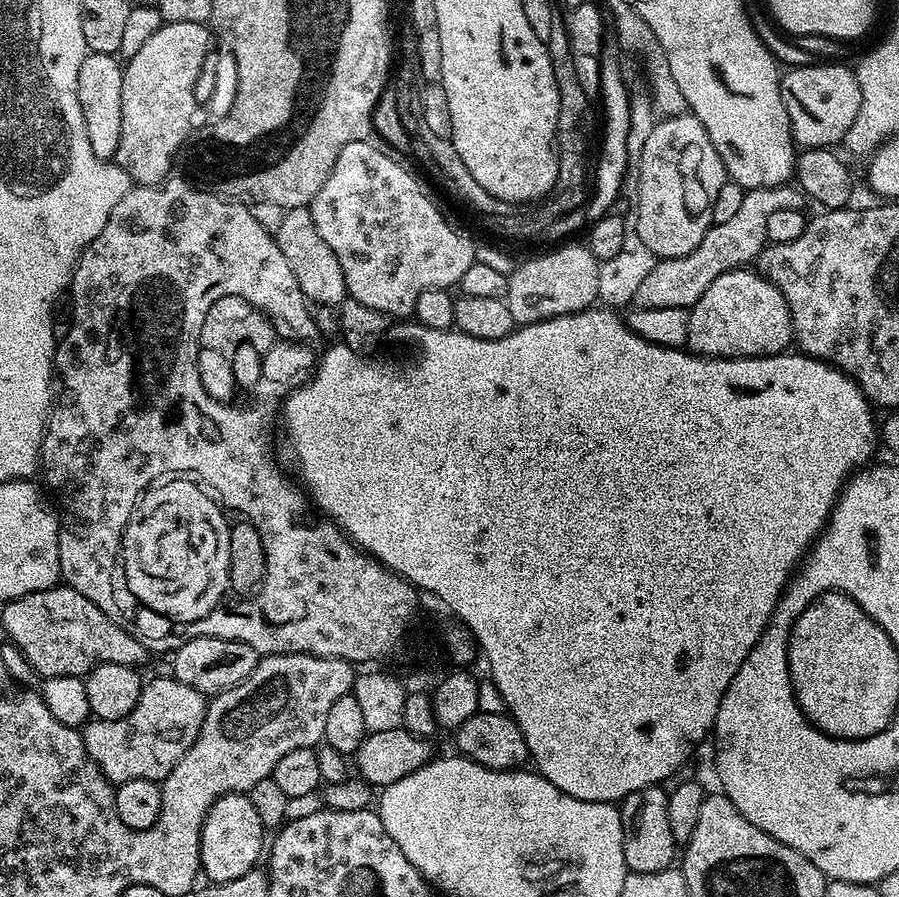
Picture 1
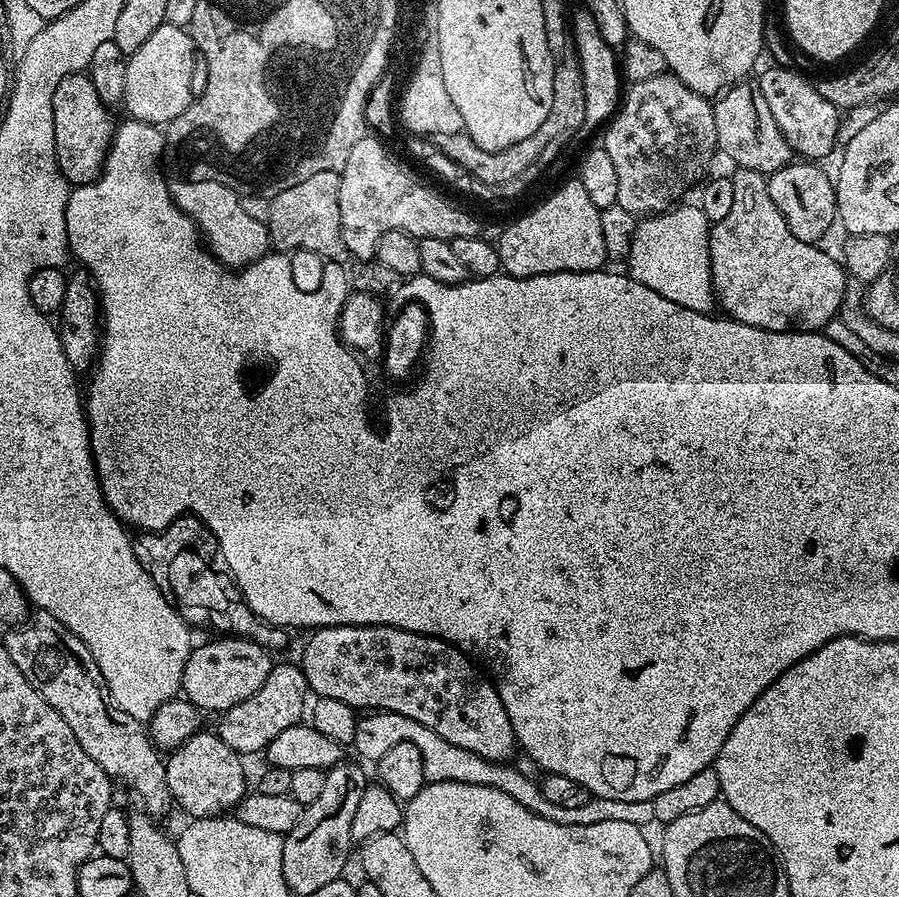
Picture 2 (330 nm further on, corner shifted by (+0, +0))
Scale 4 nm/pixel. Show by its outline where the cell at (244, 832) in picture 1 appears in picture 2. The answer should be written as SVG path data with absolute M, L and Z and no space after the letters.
M201 730L167 757L166 778L170 782L173 801L192 818L223 816L231 813L246 795L244 764L241 753L234 751L215 731Z

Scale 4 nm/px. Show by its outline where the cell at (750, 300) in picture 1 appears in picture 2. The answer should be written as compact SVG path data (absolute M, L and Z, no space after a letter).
M736 168L731 173L734 182L734 203L730 205L730 214L726 214L726 218L722 218L722 222L711 225L708 234L708 245L710 246L710 270L712 271L712 288L716 291L716 303L731 319L742 322L746 326L758 326L762 330L770 330L771 332L818 332L827 329L827 324L832 319L837 319L838 313L841 311L842 305L845 303L844 291L850 285L849 277L846 275L844 265L839 259L836 260L828 252L823 252L820 246L811 244L810 242L802 242L802 238L794 238L794 234L790 234L790 226L786 226L786 220L782 218L782 214L778 214L778 206L774 206L774 202L770 198L770 190L768 189L768 176L762 172L755 172L749 168Z

